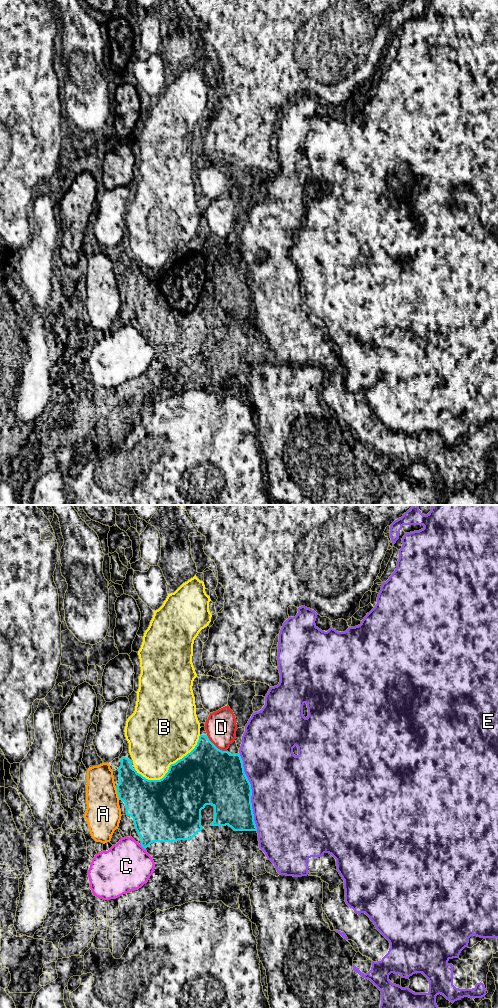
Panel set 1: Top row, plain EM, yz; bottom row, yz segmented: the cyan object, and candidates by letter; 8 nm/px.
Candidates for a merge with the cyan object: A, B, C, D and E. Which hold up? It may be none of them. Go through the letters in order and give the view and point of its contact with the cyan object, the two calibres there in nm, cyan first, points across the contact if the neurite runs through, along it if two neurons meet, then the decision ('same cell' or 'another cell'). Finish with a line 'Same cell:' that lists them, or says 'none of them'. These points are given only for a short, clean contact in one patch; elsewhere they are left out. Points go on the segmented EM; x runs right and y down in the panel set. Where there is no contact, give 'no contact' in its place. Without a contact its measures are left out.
A: yz (118, 793) | 360/280 nm | another cell
B: yz (169, 767) | 420/460 nm | another cell
C: yz (143, 847) | 360/400 nm | another cell
D: yz (215, 746) | 460/240 nm | another cell
E: yz (251, 795) | 380/500 nm | another cell
Same cell: none of them

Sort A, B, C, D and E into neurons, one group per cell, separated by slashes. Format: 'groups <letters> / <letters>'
groups A / B / C / D / E

